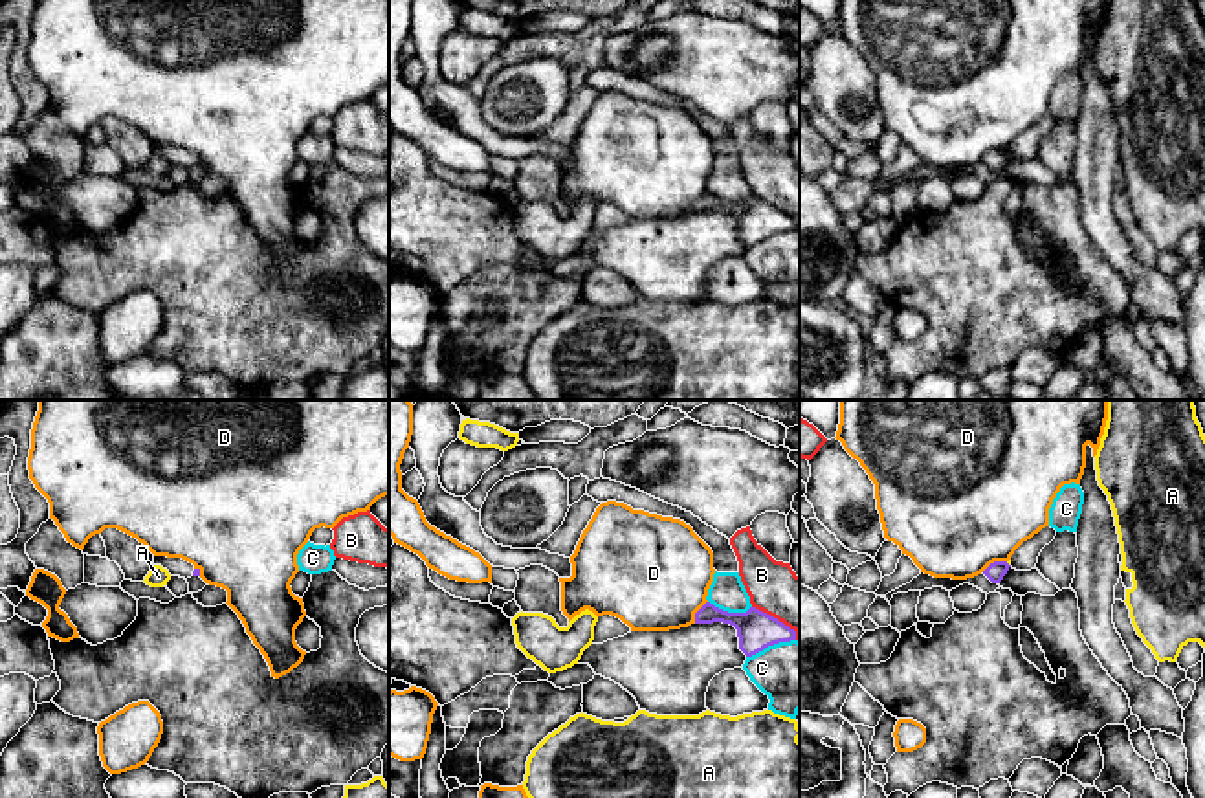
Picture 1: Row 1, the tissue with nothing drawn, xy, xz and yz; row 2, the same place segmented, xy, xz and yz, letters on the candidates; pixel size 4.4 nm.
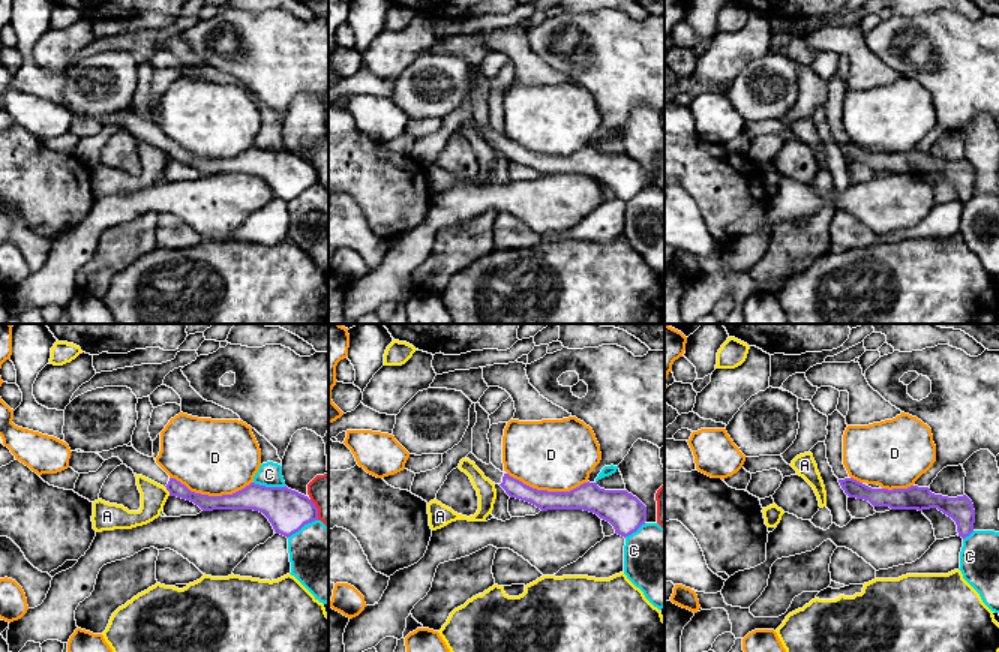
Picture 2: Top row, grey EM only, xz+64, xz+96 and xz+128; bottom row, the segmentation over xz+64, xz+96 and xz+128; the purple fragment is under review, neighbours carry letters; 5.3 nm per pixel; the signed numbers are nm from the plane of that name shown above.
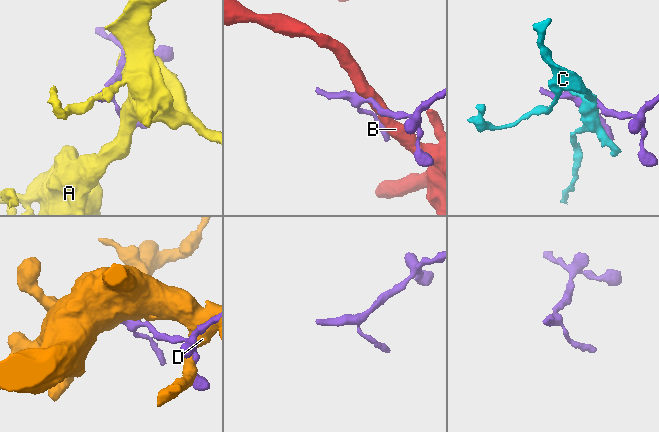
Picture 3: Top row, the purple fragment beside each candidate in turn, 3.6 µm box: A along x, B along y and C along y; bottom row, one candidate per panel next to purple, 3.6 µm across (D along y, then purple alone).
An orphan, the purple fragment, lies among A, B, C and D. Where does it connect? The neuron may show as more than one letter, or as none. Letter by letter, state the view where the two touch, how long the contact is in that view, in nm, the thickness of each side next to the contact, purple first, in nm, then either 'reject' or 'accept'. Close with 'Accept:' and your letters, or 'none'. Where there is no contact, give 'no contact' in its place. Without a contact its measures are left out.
A: yz | 30 nm | 80/20 nm | reject
B: xz | 240 nm | 170/220 nm | reject
C: xz | 240 nm | 170/300 nm | reject
D: yz | 120 nm | 80/500 nm | reject
Accept: none

